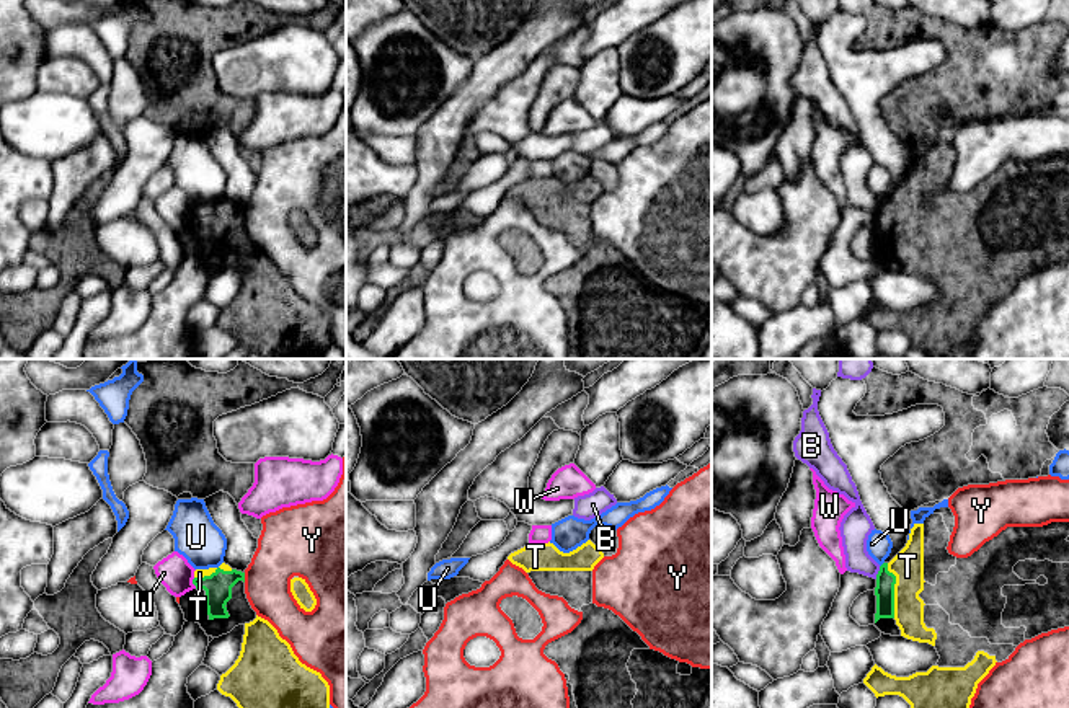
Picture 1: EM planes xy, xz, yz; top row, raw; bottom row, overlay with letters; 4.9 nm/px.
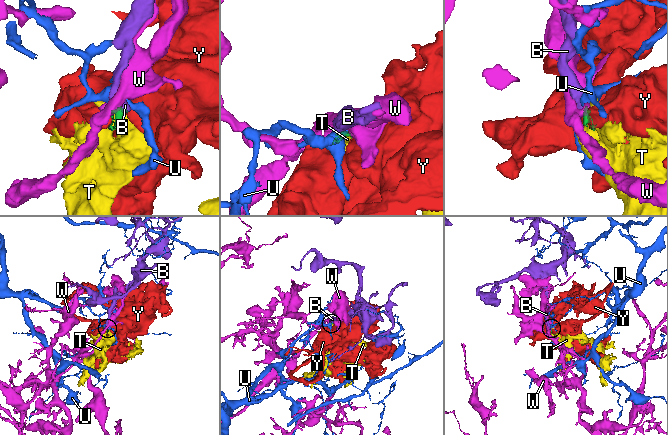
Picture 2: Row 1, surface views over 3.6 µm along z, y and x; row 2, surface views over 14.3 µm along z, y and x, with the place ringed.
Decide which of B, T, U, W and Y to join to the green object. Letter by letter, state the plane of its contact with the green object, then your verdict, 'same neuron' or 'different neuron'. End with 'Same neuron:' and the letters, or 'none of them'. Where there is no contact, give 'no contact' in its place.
B: yz | different neuron
T: yz | same neuron
U: yz | different neuron
W: xy | different neuron
Y: xy | different neuron
Same neuron: T

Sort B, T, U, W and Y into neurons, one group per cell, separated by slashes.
B / T / U / W / Y

